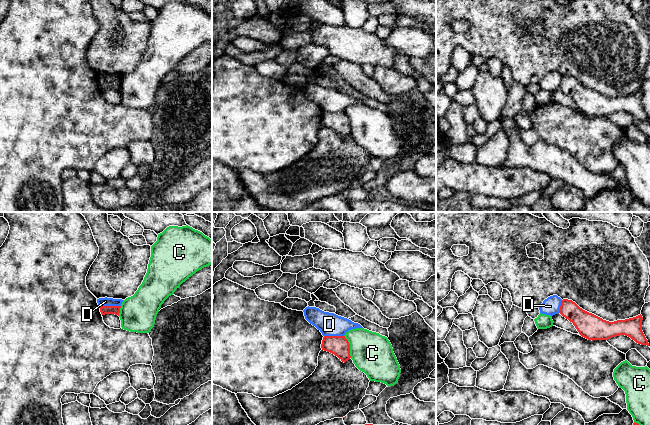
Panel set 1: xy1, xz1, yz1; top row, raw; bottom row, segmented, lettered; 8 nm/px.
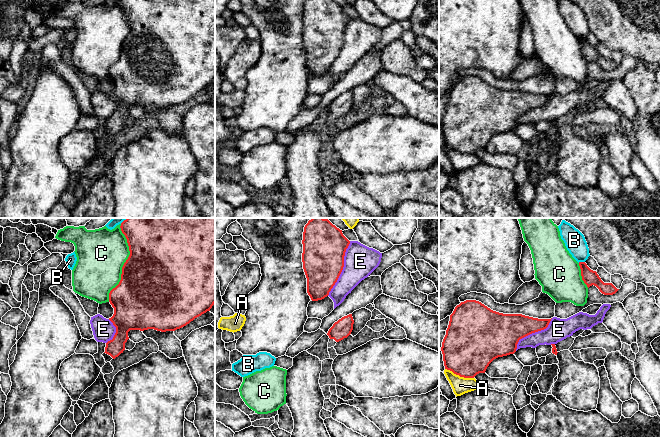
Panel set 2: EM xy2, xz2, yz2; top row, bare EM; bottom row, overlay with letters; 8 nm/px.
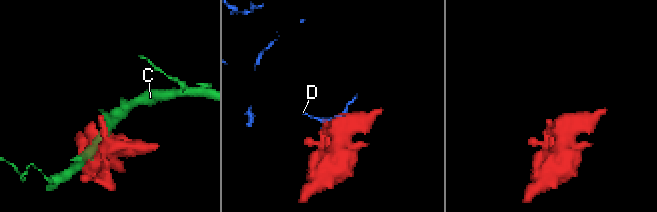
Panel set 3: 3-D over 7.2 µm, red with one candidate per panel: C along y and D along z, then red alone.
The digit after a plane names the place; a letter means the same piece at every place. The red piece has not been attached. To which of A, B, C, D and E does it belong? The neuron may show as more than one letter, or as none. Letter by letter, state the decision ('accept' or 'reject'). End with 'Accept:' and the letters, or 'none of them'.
A: reject
B: reject
C: reject
D: reject
E: reject
Accept: none of them

